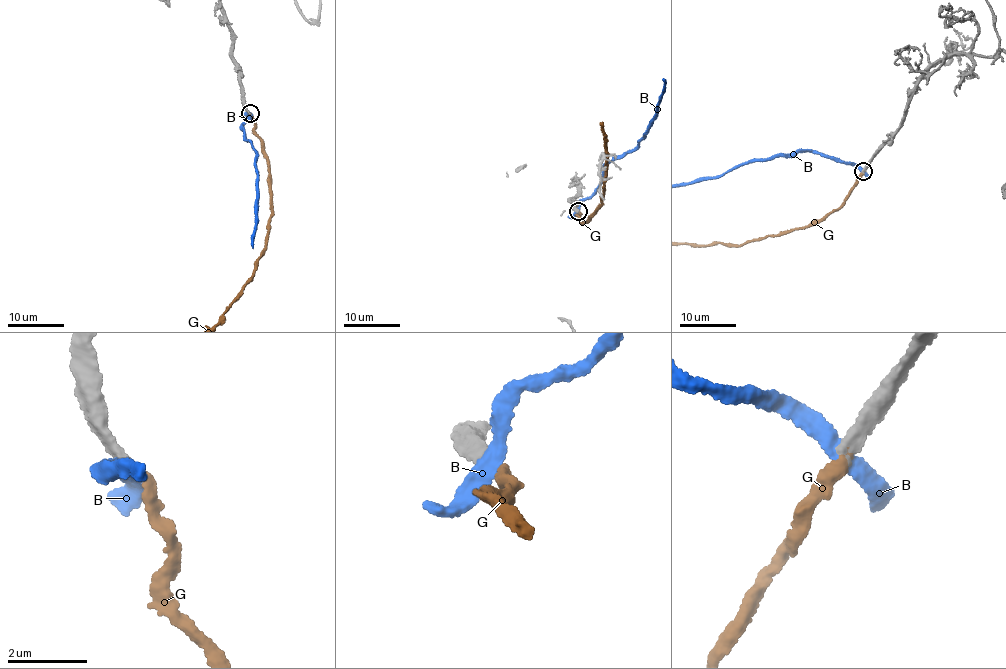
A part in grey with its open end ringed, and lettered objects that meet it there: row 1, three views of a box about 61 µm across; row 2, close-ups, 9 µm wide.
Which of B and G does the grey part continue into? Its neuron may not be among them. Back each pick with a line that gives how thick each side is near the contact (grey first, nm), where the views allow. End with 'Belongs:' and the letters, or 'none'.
G: Thickness 300 nm (grey) against 300 nm
Belongs: G

